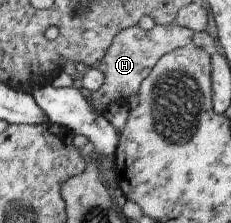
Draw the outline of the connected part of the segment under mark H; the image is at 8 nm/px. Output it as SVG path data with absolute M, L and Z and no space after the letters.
M176 23L168 25L154 24L148 31L140 29L138 24L121 29L112 37L105 54L98 60L99 64L97 68L103 73L103 82L96 91L87 94L90 105L97 107L96 112L102 113L102 111L108 108L109 103L126 104L127 98L130 97L130 95L136 95L140 82L149 74L150 68L156 61L165 53L190 44L192 34L193 31L191 29L180 27Z

